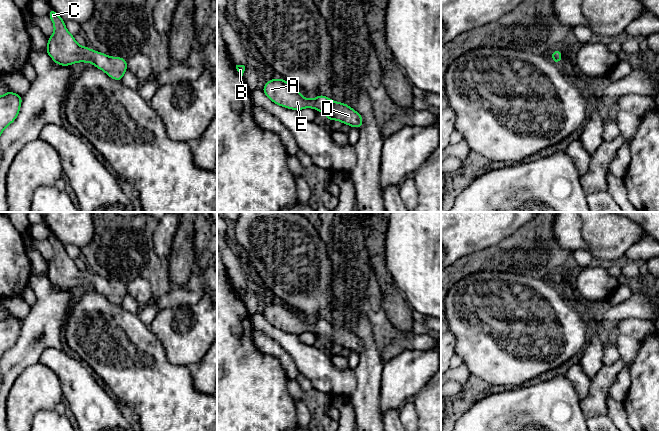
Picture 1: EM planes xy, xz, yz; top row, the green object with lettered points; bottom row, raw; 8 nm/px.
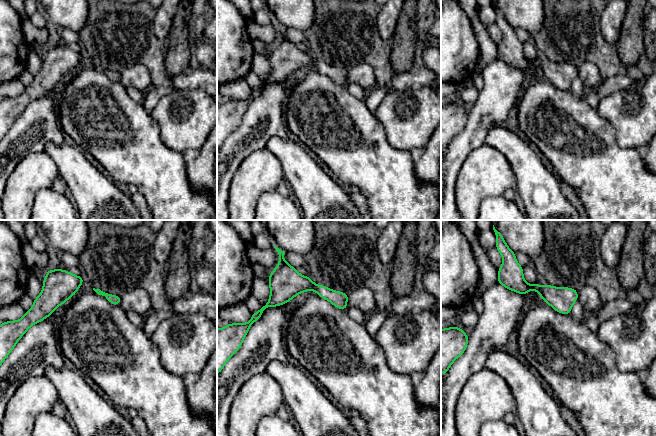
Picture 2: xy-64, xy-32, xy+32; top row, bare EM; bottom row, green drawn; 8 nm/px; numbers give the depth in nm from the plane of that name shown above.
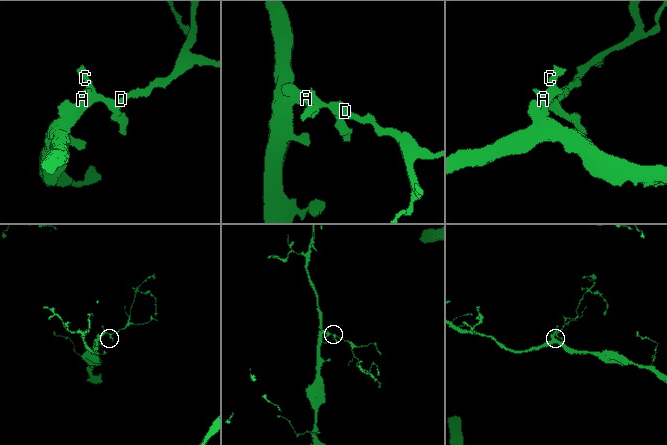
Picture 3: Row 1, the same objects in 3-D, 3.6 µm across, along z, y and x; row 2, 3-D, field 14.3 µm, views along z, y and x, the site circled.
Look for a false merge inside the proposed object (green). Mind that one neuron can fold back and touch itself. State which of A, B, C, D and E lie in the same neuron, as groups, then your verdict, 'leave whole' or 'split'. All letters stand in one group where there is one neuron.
A B C D E | leave whole

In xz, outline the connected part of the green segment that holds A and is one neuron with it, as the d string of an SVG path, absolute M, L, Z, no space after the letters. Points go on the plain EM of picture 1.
M270 303L265 307L262 315L272 326L282 331L296 335L314 332L322 336L329 345L338 344L358 353L362 350L363 341L347 328L335 326L324 319L317 319L315 323L307 323L292 308L283 303Z

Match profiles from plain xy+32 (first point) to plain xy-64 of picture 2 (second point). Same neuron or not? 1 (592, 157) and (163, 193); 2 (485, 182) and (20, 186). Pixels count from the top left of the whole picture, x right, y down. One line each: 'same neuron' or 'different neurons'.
1: same neuron
2: same neuron

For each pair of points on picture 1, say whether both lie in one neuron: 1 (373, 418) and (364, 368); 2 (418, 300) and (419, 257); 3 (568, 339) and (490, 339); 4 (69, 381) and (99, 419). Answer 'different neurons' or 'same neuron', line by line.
1: same neuron
2: same neuron
3: same neuron
4: same neuron

